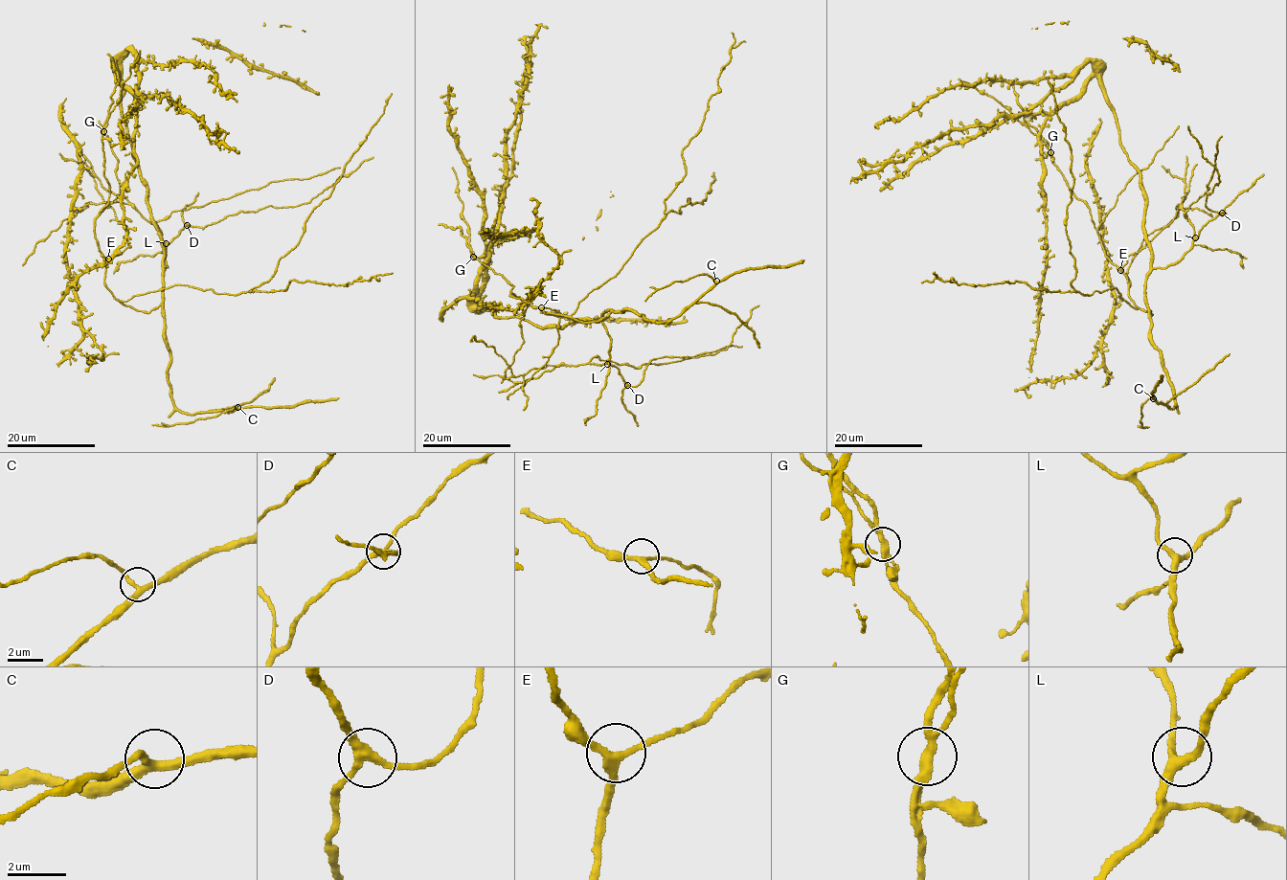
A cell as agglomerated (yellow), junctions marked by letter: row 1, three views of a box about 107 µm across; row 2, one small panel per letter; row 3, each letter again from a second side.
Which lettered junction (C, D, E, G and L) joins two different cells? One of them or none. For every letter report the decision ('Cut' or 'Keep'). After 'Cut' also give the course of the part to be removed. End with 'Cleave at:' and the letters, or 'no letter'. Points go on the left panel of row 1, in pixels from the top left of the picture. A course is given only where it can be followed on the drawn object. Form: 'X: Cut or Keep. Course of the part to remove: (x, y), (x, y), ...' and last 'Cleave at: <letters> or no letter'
C: Keep
D: Keep
E: Keep
G: Cut. Course of the part to remove: (103, 130), (120, 99), (123, 83), (140, 56), (139, 50)
L: Keep
Cleave at: G

